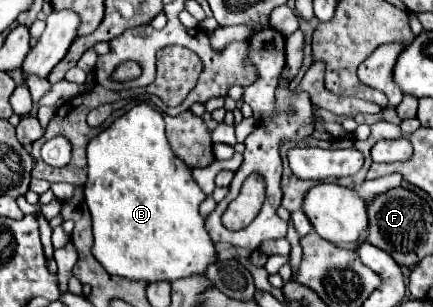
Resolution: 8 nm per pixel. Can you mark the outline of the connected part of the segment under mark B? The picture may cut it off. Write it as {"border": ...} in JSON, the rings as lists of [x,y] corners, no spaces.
{"border":[[[148,104],[134,106],[130,112],[114,120],[110,128],[94,136],[88,142],[86,154],[88,180],[84,198],[90,208],[94,228],[92,252],[106,268],[106,272],[144,282],[174,282],[192,274],[204,274],[206,266],[216,260],[216,248],[210,236],[206,236],[204,218],[198,214],[198,206],[206,194],[192,178],[192,168],[186,166],[176,154],[172,154],[166,142],[162,114]]]}

